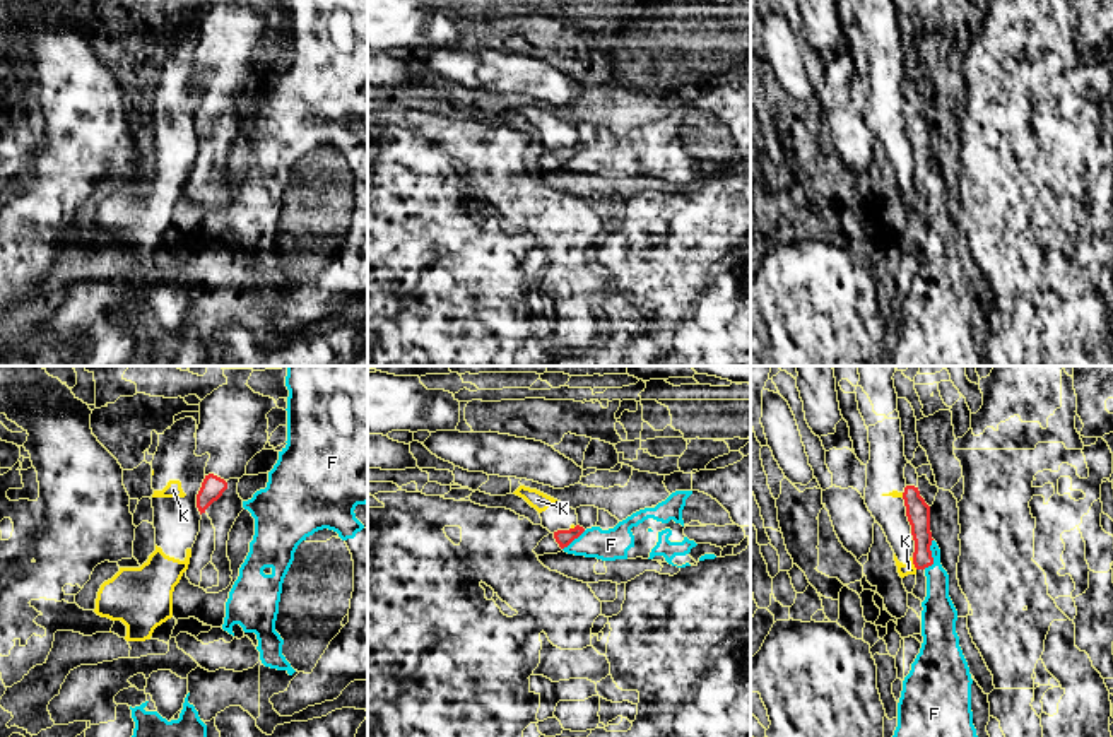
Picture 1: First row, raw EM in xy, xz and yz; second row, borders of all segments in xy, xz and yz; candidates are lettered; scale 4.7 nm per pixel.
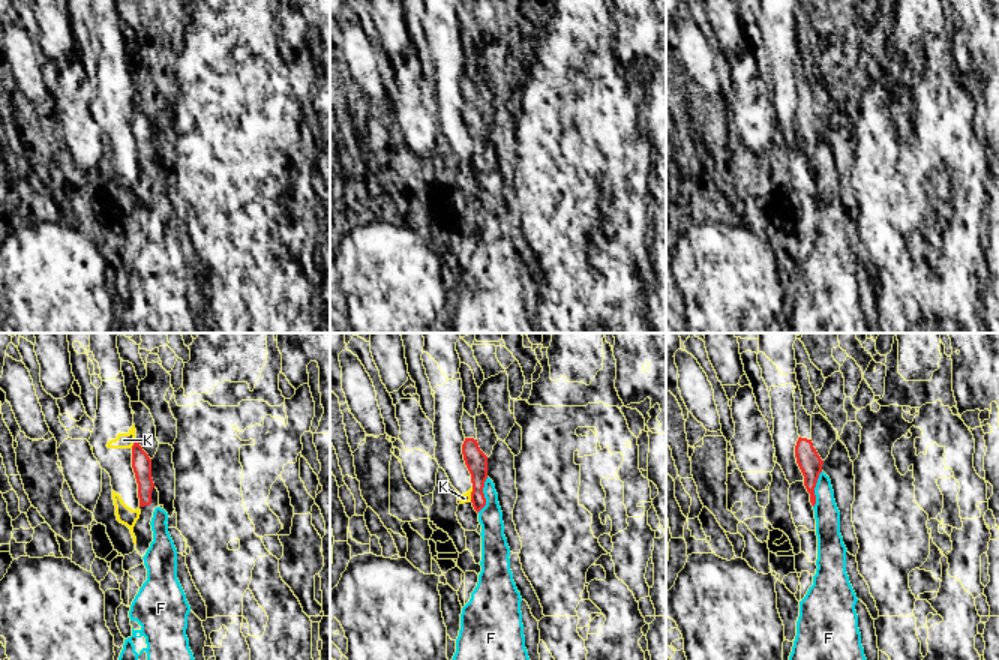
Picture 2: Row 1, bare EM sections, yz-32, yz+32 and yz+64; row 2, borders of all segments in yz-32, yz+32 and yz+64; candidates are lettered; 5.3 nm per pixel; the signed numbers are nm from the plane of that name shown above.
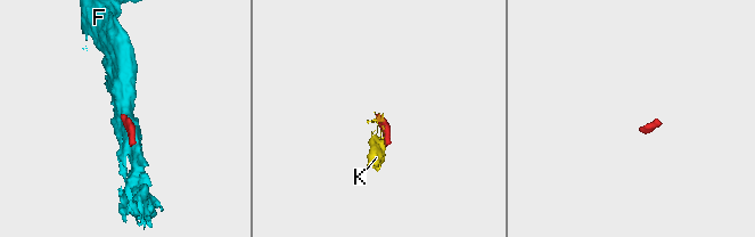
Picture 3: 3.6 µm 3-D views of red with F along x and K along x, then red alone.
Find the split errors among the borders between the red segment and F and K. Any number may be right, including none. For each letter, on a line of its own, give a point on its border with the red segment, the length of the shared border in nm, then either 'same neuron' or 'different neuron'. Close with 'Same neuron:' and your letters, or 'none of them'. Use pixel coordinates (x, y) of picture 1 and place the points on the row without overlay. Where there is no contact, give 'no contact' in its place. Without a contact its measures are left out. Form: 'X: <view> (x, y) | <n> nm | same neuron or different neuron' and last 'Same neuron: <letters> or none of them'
F: yz (930, 173) | 150 nm | different neuron
K: yz (913, 180) | 60 nm | different neuron
Same neuron: none of them

